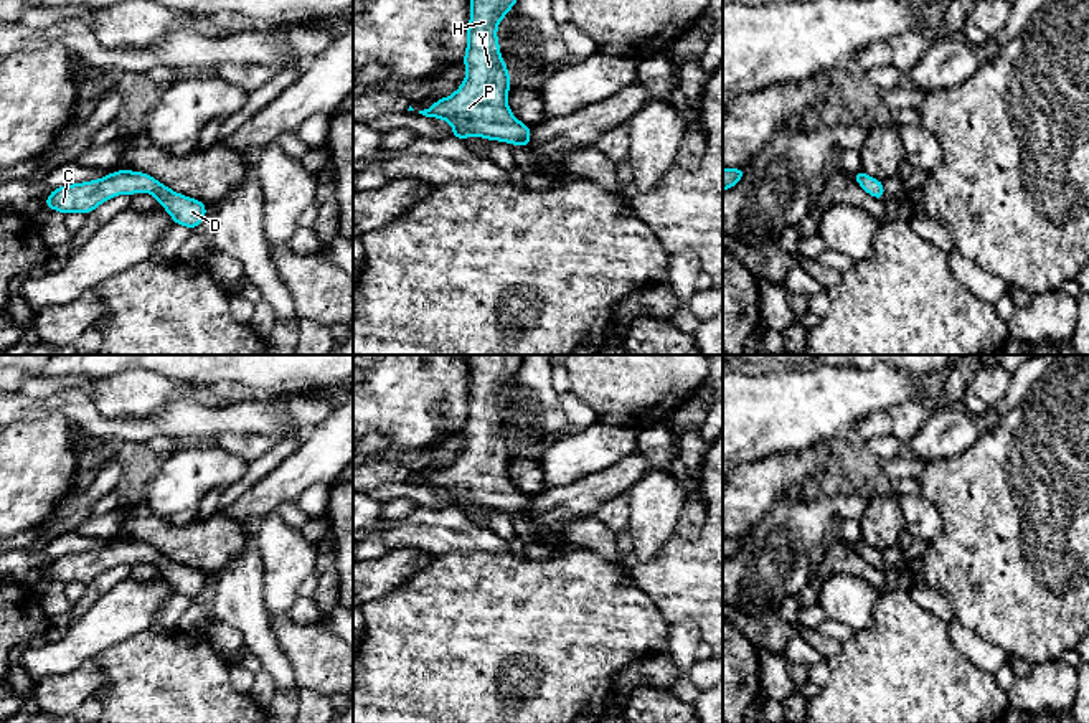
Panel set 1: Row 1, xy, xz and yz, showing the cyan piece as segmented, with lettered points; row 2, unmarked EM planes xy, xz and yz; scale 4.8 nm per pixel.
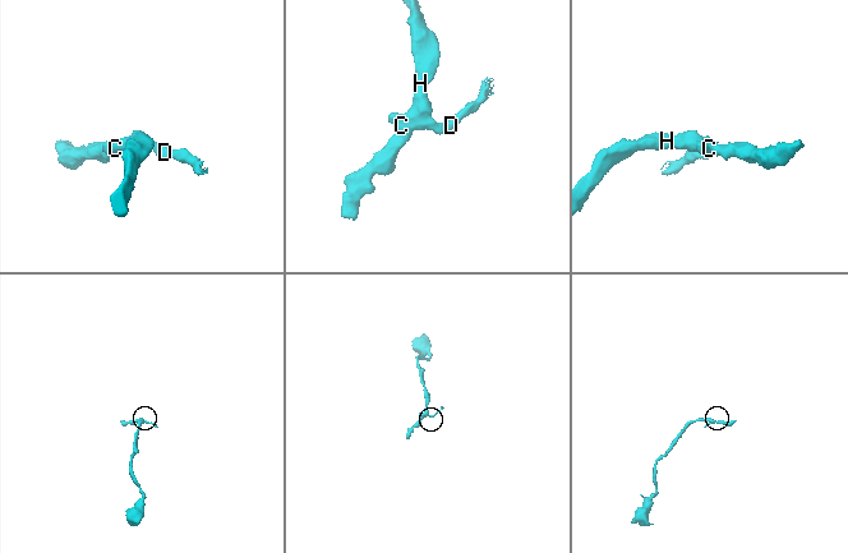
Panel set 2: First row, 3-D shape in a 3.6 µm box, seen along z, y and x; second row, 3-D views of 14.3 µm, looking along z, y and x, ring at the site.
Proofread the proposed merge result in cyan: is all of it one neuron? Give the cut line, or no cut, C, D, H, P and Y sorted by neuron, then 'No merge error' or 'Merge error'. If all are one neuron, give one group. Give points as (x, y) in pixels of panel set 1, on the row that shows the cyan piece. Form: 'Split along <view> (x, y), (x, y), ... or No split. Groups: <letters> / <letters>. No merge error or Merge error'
No split. Groups: C D H P Y. No merge error

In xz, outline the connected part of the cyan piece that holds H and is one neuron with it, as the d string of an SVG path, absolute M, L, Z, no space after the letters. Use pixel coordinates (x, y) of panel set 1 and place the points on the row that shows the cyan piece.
M472 0L467 28L467 51L464 54L465 79L449 97L436 101L429 109L419 111L426 117L447 120L454 132L450 137L465 140L478 135L488 140L502 140L526 147L531 142L530 125L521 124L510 111L507 97L510 91L510 71L505 66L498 46L497 26L518 0Z

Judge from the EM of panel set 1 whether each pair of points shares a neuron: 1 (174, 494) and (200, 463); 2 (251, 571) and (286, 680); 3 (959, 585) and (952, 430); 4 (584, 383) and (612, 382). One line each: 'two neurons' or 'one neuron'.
1: one neuron
2: one neuron
3: two neurons
4: one neuron

